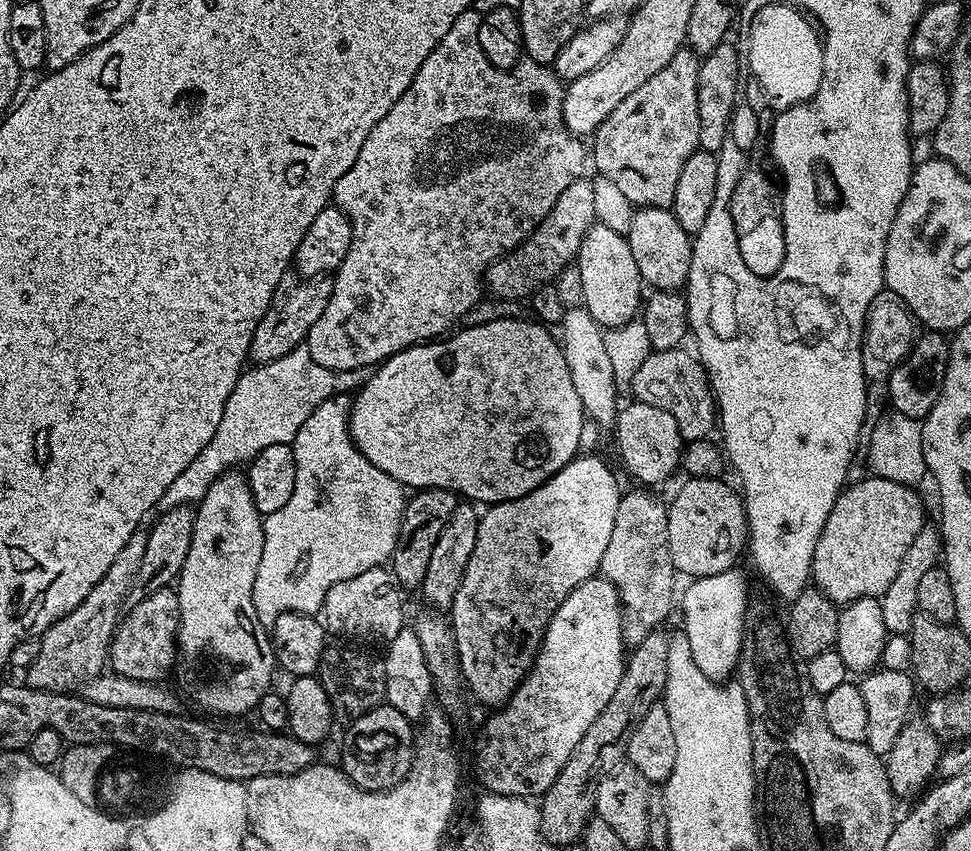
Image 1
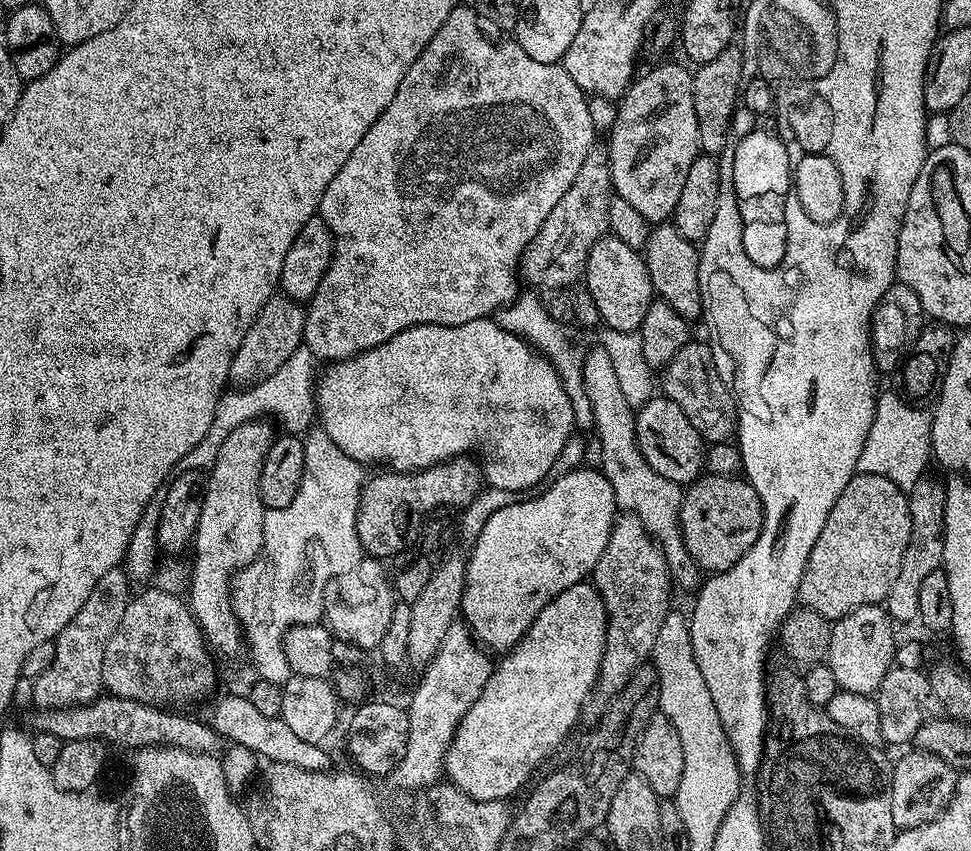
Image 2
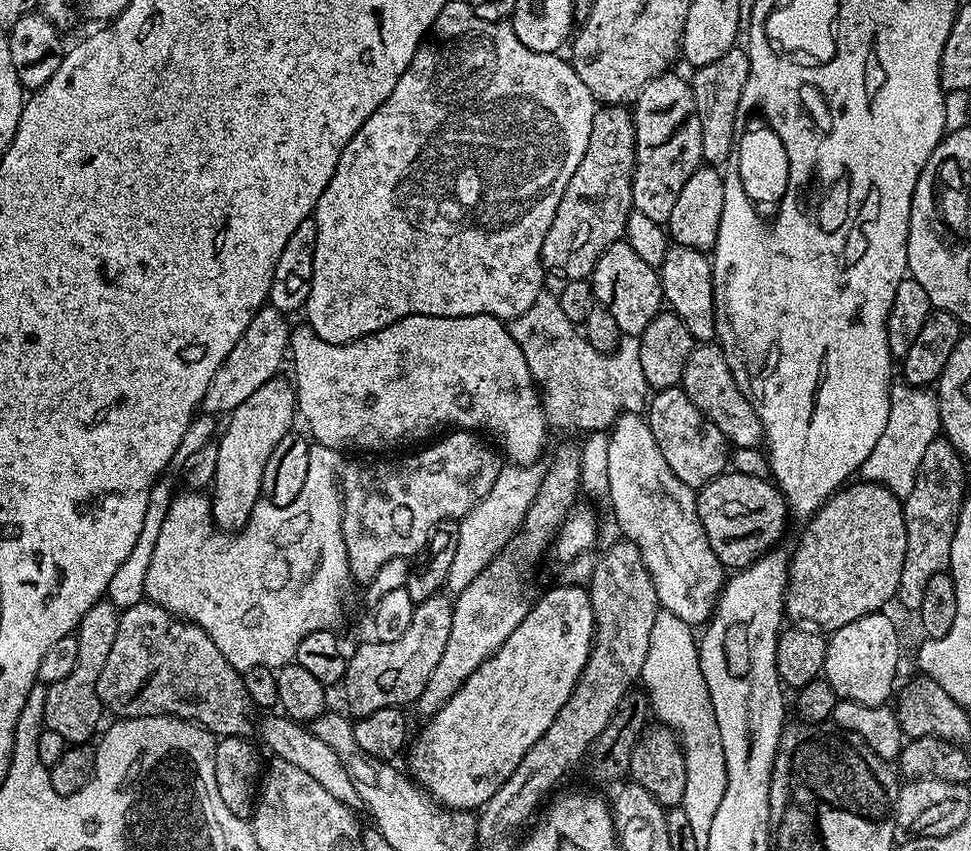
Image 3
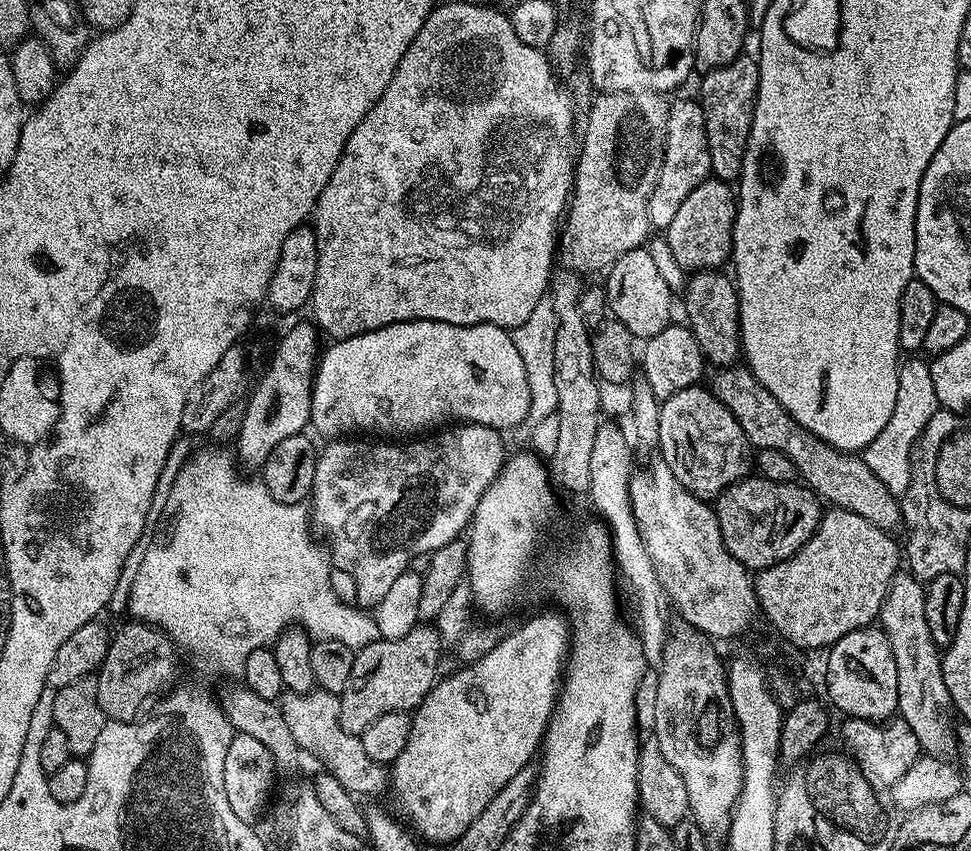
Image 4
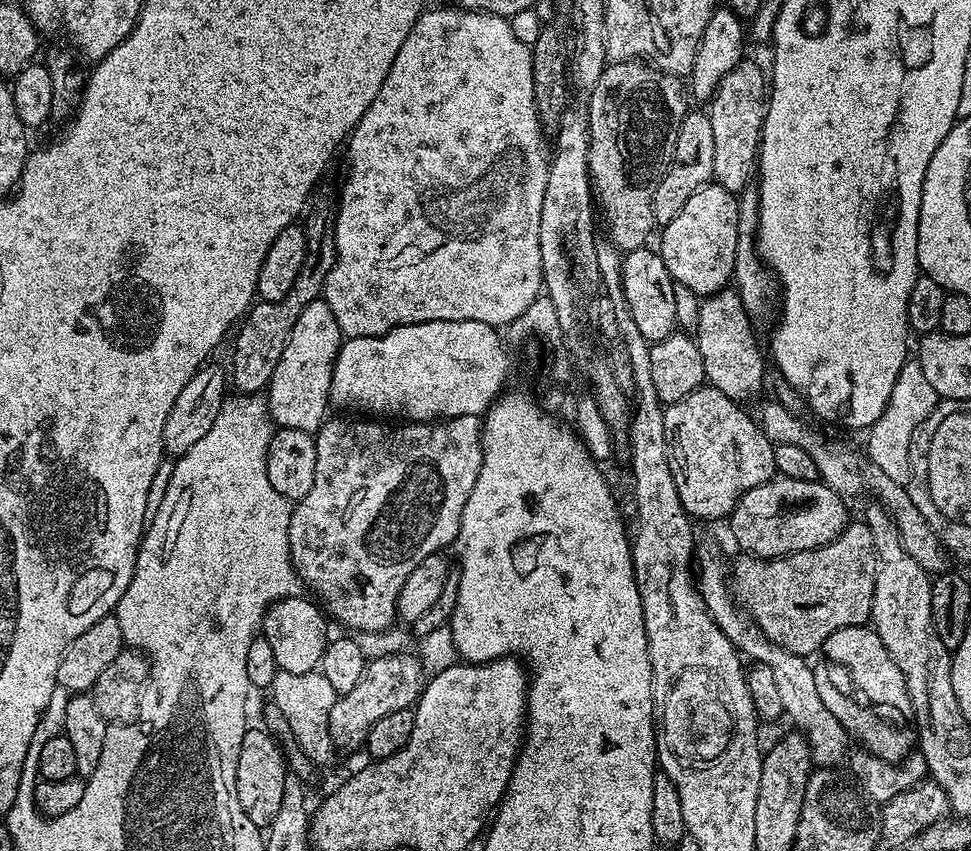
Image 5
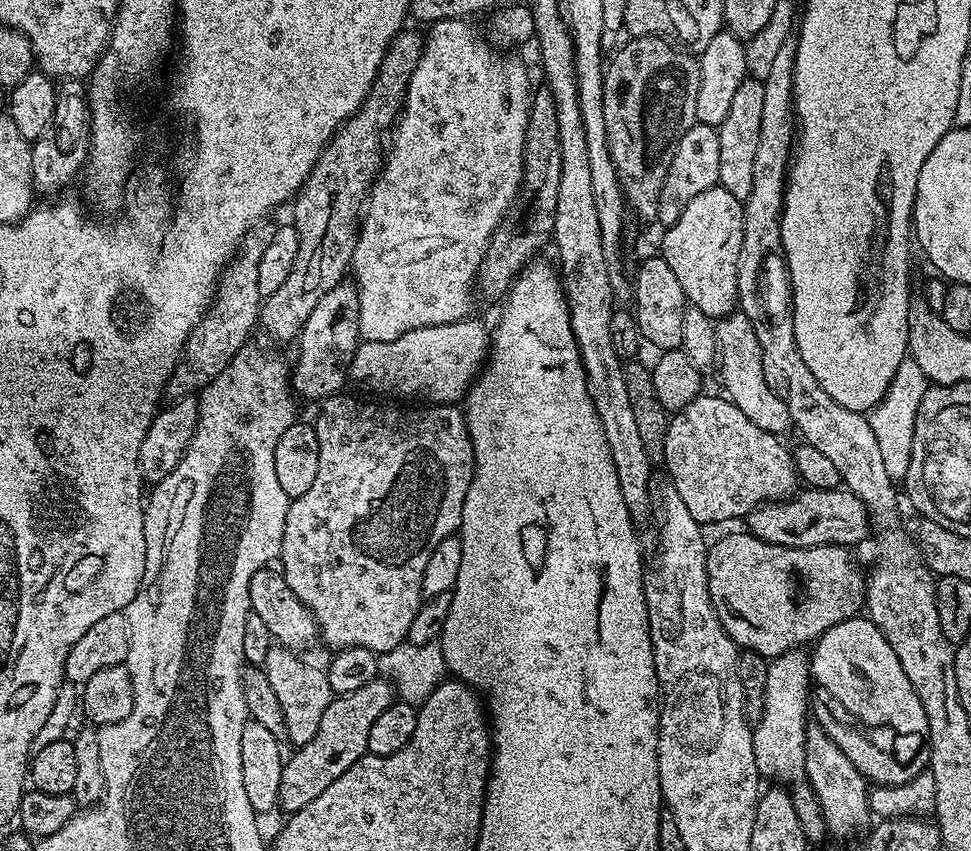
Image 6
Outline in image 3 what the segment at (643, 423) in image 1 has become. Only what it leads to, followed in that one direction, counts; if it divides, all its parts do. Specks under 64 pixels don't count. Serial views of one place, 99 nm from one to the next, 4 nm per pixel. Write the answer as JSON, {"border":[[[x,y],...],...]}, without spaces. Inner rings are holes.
{"border":[[[661,388],[647,401],[646,419],[654,434],[654,442],[658,442],[658,450],[662,450],[662,458],[666,458],[670,470],[682,482],[686,482],[693,490],[699,490],[709,484],[716,476],[723,476],[730,464],[730,445],[727,438],[690,402],[683,388]]]}

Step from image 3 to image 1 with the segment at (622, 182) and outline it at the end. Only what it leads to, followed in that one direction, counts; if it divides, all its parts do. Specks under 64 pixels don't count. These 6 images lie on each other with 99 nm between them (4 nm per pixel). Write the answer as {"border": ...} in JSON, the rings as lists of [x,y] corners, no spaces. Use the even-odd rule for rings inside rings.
{"border":[[[577,178],[562,195],[558,202],[542,218],[542,222],[529,236],[505,256],[489,264],[484,274],[484,284],[497,300],[523,301],[531,297],[537,288],[555,281],[562,269],[569,267],[575,261],[578,250],[582,246],[582,238],[595,224],[593,181],[588,178]]]}

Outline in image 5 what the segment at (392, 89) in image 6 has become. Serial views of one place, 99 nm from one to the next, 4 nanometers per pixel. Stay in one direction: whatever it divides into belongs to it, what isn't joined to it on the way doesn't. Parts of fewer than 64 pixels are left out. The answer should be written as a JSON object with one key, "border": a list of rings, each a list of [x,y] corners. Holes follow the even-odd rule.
{"border":[[[324,224],[307,225],[308,253],[306,262],[294,280],[294,286],[290,288],[290,294],[286,294],[284,300],[273,304],[263,302],[253,303],[248,309],[243,320],[239,321],[235,329],[236,349],[232,352],[232,372],[230,368],[230,384],[237,393],[255,395],[261,393],[270,382],[274,374],[274,366],[278,366],[278,358],[282,358],[282,350],[286,350],[286,342],[290,338],[290,330],[294,330],[294,322],[298,314],[312,300],[321,299],[326,282],[326,274],[336,261],[336,237],[333,229]]]}

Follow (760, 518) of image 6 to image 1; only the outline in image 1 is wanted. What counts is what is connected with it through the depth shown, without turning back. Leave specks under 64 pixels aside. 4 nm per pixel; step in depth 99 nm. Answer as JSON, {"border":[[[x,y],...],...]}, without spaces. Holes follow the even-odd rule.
{"border":[[[688,478],[685,481],[676,497],[667,501],[666,538],[673,566],[677,573],[692,576],[688,578],[733,571],[749,538],[743,495],[735,487],[724,484],[723,479]]]}

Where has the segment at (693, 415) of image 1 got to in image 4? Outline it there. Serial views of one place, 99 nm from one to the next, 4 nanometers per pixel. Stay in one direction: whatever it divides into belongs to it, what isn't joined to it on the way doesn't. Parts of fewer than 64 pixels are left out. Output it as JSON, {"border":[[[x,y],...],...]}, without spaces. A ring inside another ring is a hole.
{"border":[[[724,366],[713,372],[716,373],[712,376],[710,391],[723,402],[726,410],[730,410],[730,414],[734,414],[734,418],[738,418],[738,426],[742,426],[753,449],[782,450],[782,454],[794,461],[802,480],[804,476],[803,483],[821,501],[829,500],[829,505],[862,514],[866,522],[885,530],[901,527],[901,501],[878,480],[859,455],[839,452],[795,424],[788,411],[752,377],[752,371],[747,366]]]}

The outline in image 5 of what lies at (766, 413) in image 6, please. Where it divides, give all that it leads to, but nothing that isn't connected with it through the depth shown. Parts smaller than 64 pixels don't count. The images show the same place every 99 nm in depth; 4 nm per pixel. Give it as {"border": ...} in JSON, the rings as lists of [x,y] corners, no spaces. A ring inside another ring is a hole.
{"border":[[[721,290],[699,301],[699,312],[694,325],[694,339],[702,354],[704,379],[709,385],[732,400],[744,402],[764,384],[764,360],[756,345],[756,336],[747,324],[747,319],[739,320],[742,305],[735,291]]]}

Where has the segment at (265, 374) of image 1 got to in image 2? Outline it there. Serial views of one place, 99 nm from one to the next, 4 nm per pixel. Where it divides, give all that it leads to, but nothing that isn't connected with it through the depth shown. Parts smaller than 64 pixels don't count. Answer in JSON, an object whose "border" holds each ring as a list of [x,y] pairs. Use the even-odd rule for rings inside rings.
{"border":[[[302,346],[298,350],[294,350],[294,354],[290,354],[290,358],[286,358],[286,362],[282,362],[282,366],[278,366],[278,370],[274,370],[274,374],[270,374],[270,378],[251,386],[241,387],[239,390],[225,391],[218,402],[216,416],[212,420],[206,438],[202,438],[202,442],[198,442],[198,446],[194,446],[192,456],[195,459],[205,460],[205,462],[216,460],[218,450],[222,450],[222,442],[226,442],[229,434],[238,430],[238,426],[242,426],[248,420],[258,420],[268,414],[264,412],[276,412],[277,418],[284,423],[283,431],[285,433],[304,434],[304,431],[314,424],[318,416],[316,410],[318,368],[315,366],[317,367],[312,351]]]}

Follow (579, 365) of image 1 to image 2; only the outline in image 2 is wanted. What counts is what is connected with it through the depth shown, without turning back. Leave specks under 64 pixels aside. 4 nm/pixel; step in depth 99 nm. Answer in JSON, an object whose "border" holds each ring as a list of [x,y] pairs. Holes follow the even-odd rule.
{"border":[[[604,347],[595,348],[584,358],[584,393],[590,400],[594,431],[596,430],[596,436],[600,439],[599,463],[602,465],[604,477],[614,490],[617,509],[632,512],[642,518],[646,530],[664,549],[669,576],[679,587],[681,584],[684,588],[695,589],[698,584],[698,566],[692,561],[680,533],[680,503],[684,501],[685,489],[670,482],[670,478],[662,478],[662,474],[654,471],[646,462],[639,444],[636,443],[636,412],[622,394],[609,354]]]}

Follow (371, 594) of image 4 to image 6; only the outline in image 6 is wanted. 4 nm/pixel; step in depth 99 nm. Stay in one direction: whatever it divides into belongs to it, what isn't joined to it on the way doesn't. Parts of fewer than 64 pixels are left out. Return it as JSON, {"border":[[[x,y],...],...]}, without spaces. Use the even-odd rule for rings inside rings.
{"border":[[[344,395],[325,396],[319,405],[320,417],[314,420],[318,434],[318,475],[310,485],[310,490],[306,490],[306,494],[295,497],[289,503],[278,564],[286,584],[308,608],[316,620],[319,635],[322,638],[324,635],[325,642],[332,650],[365,648],[379,654],[394,650],[394,646],[407,641],[410,622],[414,622],[414,614],[418,614],[422,603],[422,574],[426,570],[426,562],[430,562],[434,546],[438,546],[442,538],[453,535],[459,529],[462,506],[466,502],[466,494],[472,481],[472,443],[468,438],[468,425],[464,422],[461,409],[452,404],[424,406],[428,408],[388,409],[380,404],[371,404],[368,400],[355,400],[352,396]]]}

